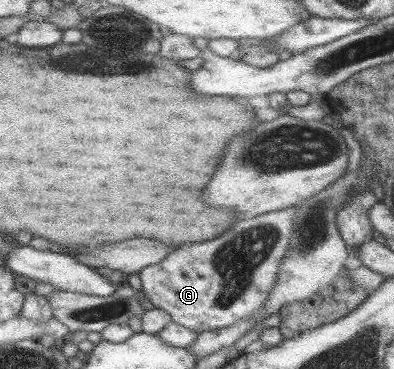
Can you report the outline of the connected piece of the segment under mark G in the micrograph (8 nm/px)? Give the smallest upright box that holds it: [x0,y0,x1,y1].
[139,206,296,333]

